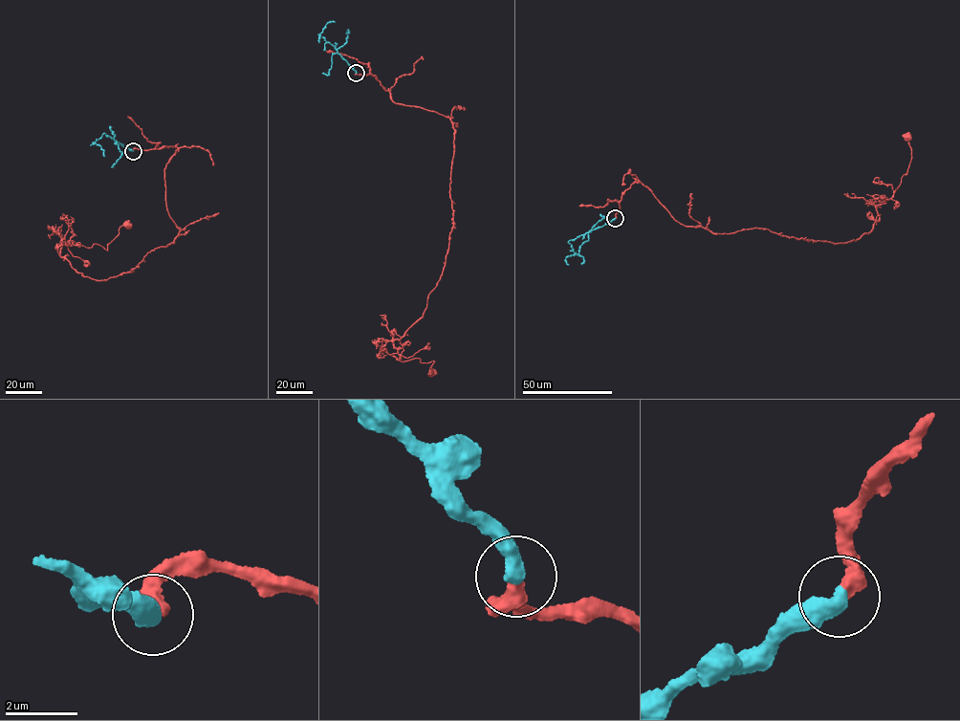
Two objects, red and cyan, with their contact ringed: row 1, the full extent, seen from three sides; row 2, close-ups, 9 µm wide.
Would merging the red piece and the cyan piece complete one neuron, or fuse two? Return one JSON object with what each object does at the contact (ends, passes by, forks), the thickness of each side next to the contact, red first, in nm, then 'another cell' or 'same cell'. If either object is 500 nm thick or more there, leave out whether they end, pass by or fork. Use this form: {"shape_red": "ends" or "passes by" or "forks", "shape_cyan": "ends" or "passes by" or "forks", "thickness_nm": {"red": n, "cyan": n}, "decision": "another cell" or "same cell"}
{"thickness_nm": {"red": 460, "cyan": 500}, "decision": "same cell"}

